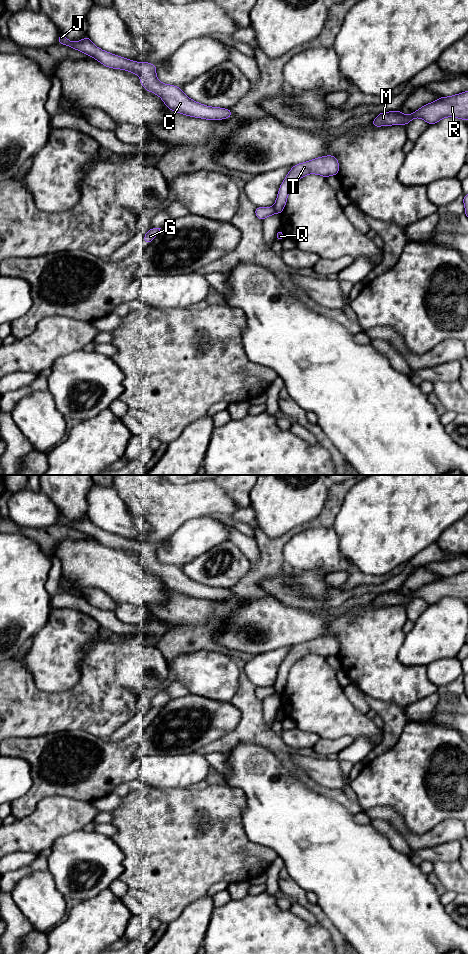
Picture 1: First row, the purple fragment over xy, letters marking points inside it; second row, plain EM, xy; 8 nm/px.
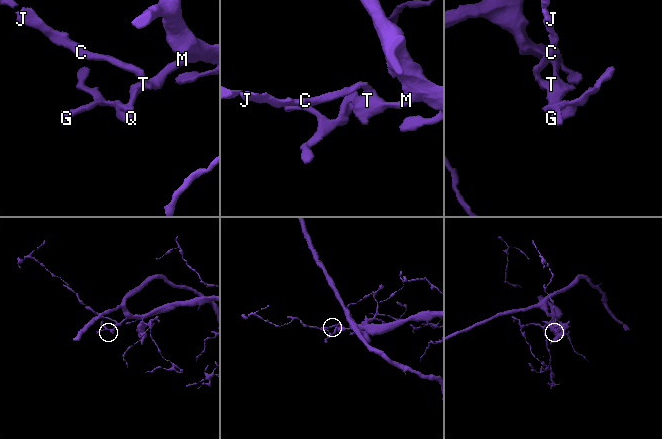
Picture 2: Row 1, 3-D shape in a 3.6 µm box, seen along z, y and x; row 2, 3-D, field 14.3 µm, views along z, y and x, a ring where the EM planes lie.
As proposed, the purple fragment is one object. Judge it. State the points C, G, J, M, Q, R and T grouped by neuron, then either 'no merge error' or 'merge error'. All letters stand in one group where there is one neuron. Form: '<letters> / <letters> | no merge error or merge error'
C J M R T / G Q | merge error

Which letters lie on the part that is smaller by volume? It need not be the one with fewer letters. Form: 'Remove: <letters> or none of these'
Remove: G, Q

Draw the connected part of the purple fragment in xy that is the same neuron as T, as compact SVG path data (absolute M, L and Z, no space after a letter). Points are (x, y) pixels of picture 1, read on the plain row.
M327 635L318 637L304 643L294 645L282 664L280 665L274 689L278 694L283 692L287 683L287 677L293 664L308 654L317 654L323 657L338 655L339 642L335 636Z

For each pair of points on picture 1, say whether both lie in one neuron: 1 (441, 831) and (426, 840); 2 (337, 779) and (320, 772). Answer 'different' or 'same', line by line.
1: same
2: same

